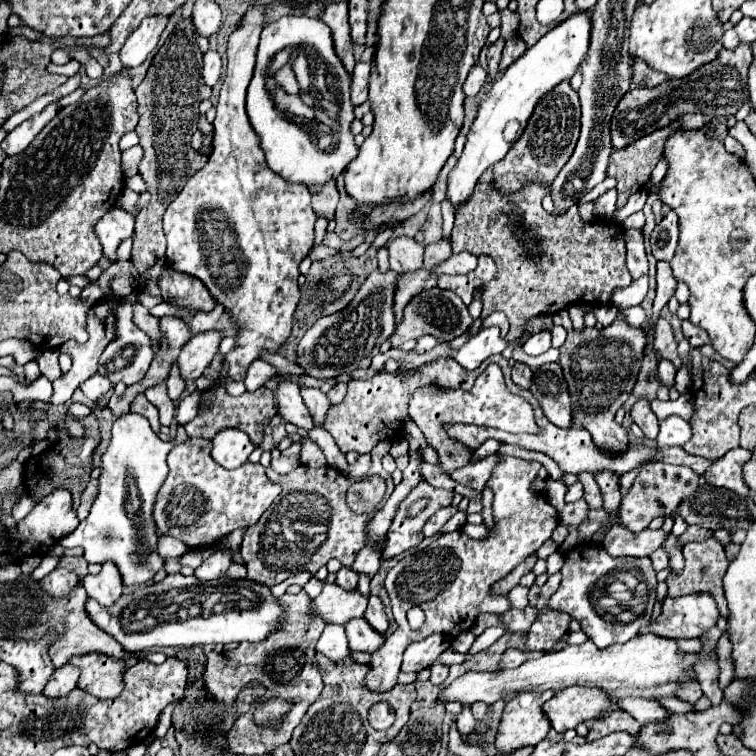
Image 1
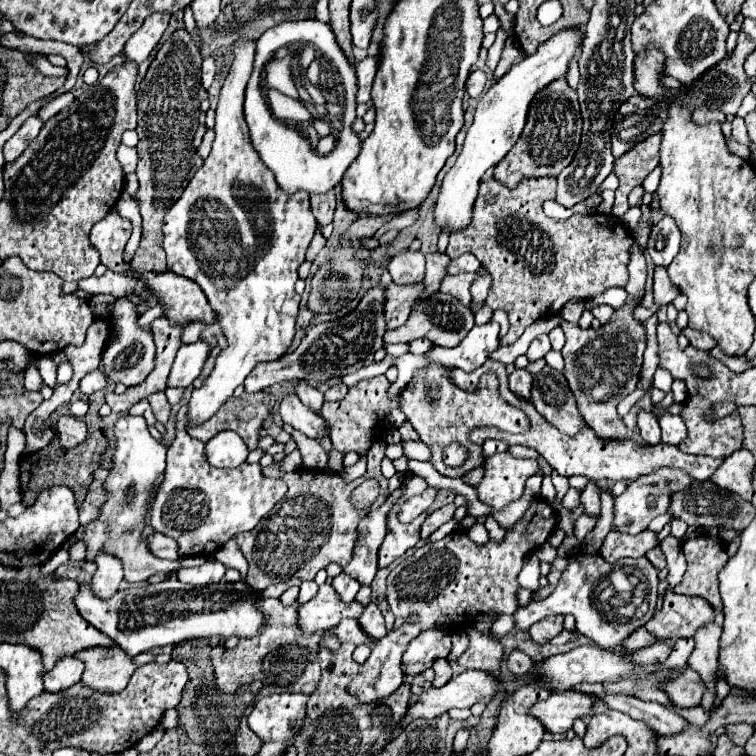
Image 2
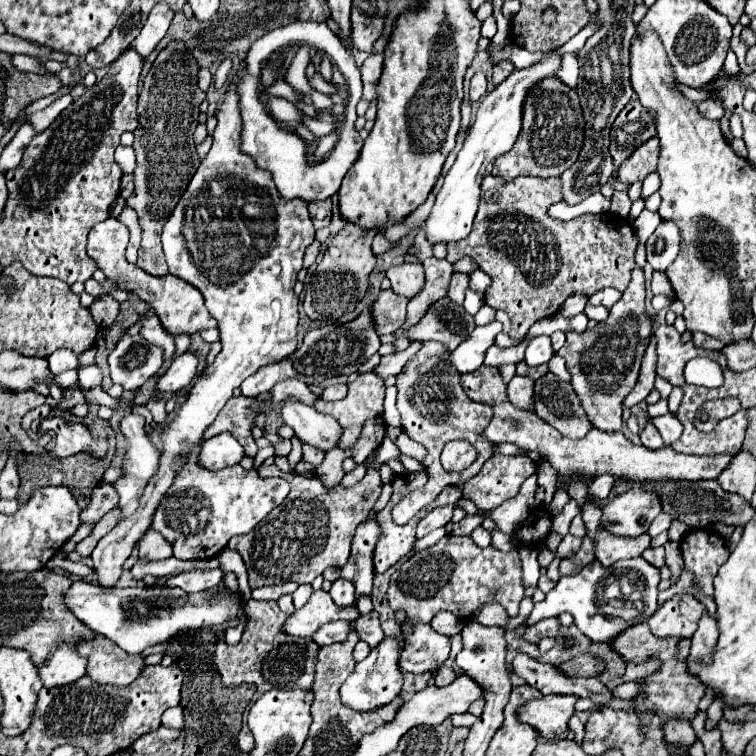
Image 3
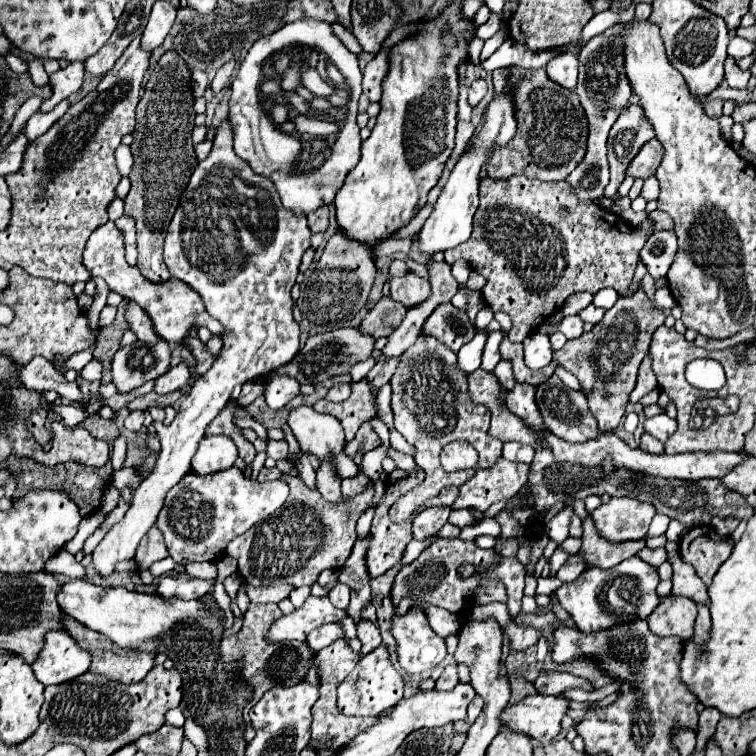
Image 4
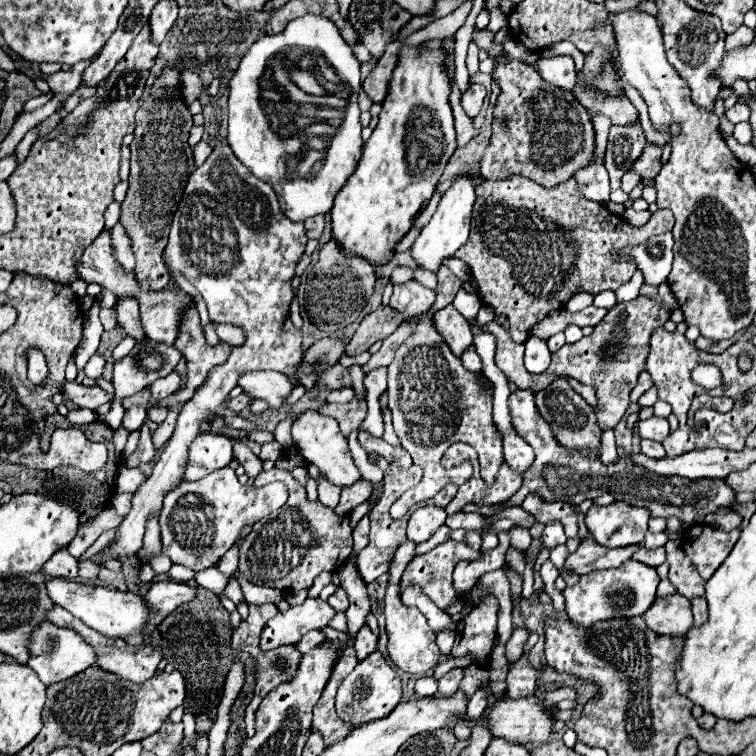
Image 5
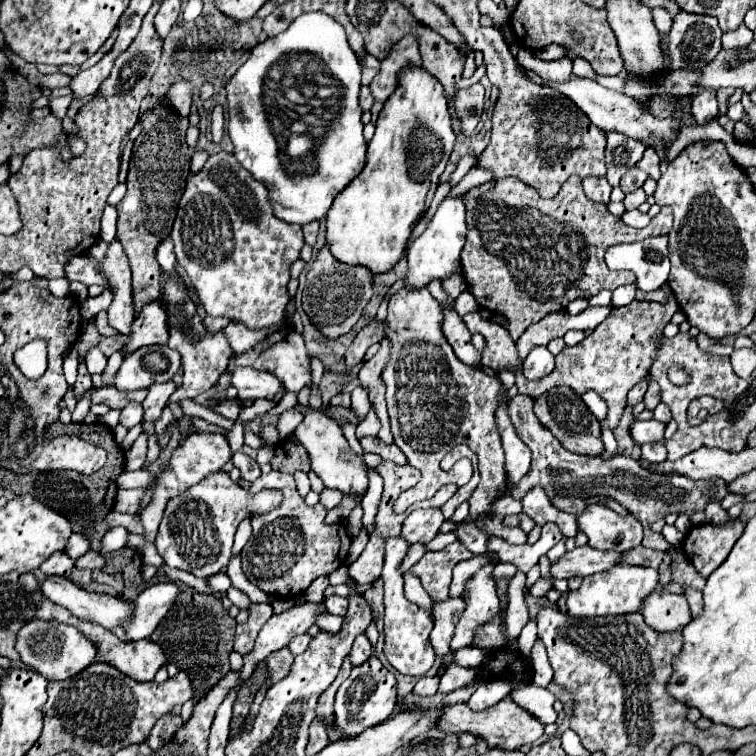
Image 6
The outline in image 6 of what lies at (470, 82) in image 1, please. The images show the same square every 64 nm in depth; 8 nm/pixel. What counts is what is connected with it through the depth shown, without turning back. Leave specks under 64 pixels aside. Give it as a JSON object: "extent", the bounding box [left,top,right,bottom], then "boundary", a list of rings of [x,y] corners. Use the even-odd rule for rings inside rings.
{"extent":[456,84,484,136],"boundary":[[[474,84],[466,90],[458,90],[456,112],[462,120],[462,130],[466,136],[474,134],[474,128],[482,114],[482,106],[484,106],[484,86],[482,84]]]}

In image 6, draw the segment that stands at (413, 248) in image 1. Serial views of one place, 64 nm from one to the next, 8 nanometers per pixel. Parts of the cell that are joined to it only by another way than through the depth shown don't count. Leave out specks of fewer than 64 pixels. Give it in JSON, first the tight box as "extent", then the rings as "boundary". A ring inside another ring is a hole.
{"extent":[382,288,506,518],"boundary":[[[402,288],[390,298],[386,336],[392,340],[392,352],[382,372],[388,414],[396,446],[406,454],[408,462],[422,472],[422,480],[394,502],[394,512],[402,514],[414,502],[432,498],[445,484],[460,487],[468,483],[473,466],[467,458],[458,460],[448,472],[440,468],[440,460],[448,450],[456,444],[466,444],[478,454],[480,484],[470,498],[470,518],[480,518],[490,512],[496,490],[506,478],[504,450],[494,422],[500,382],[490,378],[484,370],[466,366],[456,358],[440,330],[440,318],[442,308],[426,288],[416,288],[416,292]]]}

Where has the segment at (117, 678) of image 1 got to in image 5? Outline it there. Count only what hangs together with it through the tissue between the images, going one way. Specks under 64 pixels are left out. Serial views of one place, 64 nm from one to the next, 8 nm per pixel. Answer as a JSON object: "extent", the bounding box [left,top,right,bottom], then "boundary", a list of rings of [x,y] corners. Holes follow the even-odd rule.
{"extent":[48,606,162,684],"boundary":[[[56,606],[52,612],[48,612],[48,620],[50,620],[52,624],[56,624],[56,626],[72,628],[74,632],[78,632],[78,634],[86,640],[86,644],[90,644],[92,650],[96,652],[96,664],[94,664],[94,666],[104,668],[106,672],[112,672],[112,674],[116,674],[116,676],[120,676],[120,678],[124,678],[124,680],[130,680],[130,682],[136,682],[136,684],[148,680],[148,678],[156,672],[158,662],[162,660],[162,652],[160,652],[160,650],[156,650],[156,648],[152,648],[152,646],[140,646],[140,648],[136,648],[136,646],[126,644],[124,640],[112,640],[112,638],[108,638],[108,636],[104,636],[104,634],[100,634],[100,632],[88,628],[84,622],[76,620],[68,610],[64,610],[64,608],[60,608],[60,606]]]}

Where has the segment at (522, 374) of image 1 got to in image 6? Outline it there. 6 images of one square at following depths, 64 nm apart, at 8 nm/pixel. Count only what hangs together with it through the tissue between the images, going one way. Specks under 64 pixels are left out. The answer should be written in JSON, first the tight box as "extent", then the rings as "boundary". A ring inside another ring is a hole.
{"extent":[508,394,728,550],"boundary":[[[516,394],[508,402],[508,414],[516,428],[516,434],[528,444],[532,450],[532,466],[528,474],[514,486],[512,498],[522,500],[532,486],[542,486],[546,494],[564,496],[564,498],[594,498],[594,496],[612,496],[624,508],[628,508],[642,524],[644,524],[644,546],[652,550],[668,550],[670,544],[664,540],[662,534],[654,534],[650,524],[666,518],[666,514],[686,514],[692,516],[698,510],[704,510],[710,502],[722,502],[728,494],[728,486],[724,480],[690,480],[678,474],[654,474],[640,466],[638,460],[630,456],[616,454],[610,460],[602,460],[600,456],[580,456],[562,448],[562,444],[546,432],[546,428],[536,420],[532,412],[534,400],[526,394]]]}

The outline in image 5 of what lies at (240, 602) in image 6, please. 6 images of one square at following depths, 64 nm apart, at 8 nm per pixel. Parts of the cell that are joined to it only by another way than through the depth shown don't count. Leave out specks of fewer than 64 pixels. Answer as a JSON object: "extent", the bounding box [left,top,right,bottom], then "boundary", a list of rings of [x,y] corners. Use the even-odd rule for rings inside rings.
{"extent":[224,578,244,604],"boundary":[[[230,578],[230,582],[228,582],[226,588],[224,588],[224,594],[226,594],[226,598],[230,598],[234,604],[238,604],[238,602],[244,600],[242,590],[240,590],[240,584],[238,584],[236,578]]]}

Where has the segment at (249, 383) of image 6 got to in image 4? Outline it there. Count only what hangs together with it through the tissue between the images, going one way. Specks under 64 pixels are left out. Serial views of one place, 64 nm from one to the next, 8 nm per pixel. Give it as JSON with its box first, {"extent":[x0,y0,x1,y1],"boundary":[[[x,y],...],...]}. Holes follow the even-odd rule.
{"extent":[264,374,300,410],"boundary":[[[270,374],[264,396],[266,396],[266,404],[272,410],[278,410],[284,404],[288,404],[292,398],[300,396],[300,382],[290,376],[272,376]]]}

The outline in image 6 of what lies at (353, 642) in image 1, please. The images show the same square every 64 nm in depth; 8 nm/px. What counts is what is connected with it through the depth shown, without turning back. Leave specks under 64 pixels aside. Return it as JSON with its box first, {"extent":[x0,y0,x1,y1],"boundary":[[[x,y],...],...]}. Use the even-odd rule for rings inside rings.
{"extent":[288,634,312,654],"boundary":[[[302,634],[302,636],[296,636],[290,644],[288,644],[288,648],[292,650],[292,654],[302,654],[304,650],[306,650],[306,646],[310,644],[310,640],[312,640],[312,636],[310,634]]]}

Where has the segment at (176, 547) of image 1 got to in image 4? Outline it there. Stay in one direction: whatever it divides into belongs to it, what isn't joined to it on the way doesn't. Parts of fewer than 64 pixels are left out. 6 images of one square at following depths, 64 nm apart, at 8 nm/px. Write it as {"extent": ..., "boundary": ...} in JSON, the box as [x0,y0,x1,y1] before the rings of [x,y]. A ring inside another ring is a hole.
{"extent":[134,526,168,570],"boundary":[[[152,526],[148,530],[148,534],[140,540],[140,546],[136,550],[134,558],[138,562],[138,568],[146,570],[150,564],[154,564],[154,562],[158,562],[158,560],[162,560],[166,556],[168,556],[168,548],[164,544],[162,532],[156,526]]]}

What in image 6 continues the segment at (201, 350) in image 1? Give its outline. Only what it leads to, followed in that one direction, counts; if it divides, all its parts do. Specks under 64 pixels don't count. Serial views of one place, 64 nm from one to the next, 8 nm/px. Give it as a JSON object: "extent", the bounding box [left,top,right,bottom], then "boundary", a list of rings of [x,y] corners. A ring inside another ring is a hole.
{"extent":[142,380,176,434],"boundary":[[[168,380],[164,384],[152,384],[148,388],[148,396],[142,402],[144,406],[144,432],[154,434],[154,420],[162,414],[162,408],[166,406],[168,396],[176,390],[174,380]]]}

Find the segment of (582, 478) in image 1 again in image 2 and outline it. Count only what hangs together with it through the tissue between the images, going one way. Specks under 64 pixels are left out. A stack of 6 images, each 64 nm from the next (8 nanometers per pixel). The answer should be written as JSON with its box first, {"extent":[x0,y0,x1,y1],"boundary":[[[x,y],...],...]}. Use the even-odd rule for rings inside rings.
{"extent":[580,480,600,516],"boundary":[[[588,480],[586,487],[581,494],[580,501],[584,506],[585,514],[588,514],[590,516],[600,515],[600,494],[594,480]]]}

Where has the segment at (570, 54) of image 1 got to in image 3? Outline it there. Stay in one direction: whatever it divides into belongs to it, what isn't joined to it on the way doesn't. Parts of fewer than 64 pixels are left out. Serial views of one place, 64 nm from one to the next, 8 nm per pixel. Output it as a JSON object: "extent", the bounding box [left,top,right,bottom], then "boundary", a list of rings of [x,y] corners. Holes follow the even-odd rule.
{"extent":[426,50,562,244],"boundary":[[[550,50],[546,58],[542,58],[538,64],[532,64],[528,68],[522,70],[514,70],[502,84],[498,84],[492,92],[488,92],[482,102],[480,108],[476,112],[476,122],[470,126],[468,136],[464,140],[462,150],[458,152],[458,158],[454,162],[454,166],[450,168],[450,172],[444,176],[444,184],[436,196],[434,208],[426,220],[426,236],[432,244],[436,242],[454,242],[454,240],[462,240],[470,234],[472,230],[472,220],[476,216],[478,210],[478,200],[480,200],[480,182],[484,178],[486,166],[492,164],[498,156],[502,156],[504,152],[508,152],[522,128],[522,112],[524,112],[524,100],[528,96],[528,90],[532,90],[540,80],[548,78],[548,76],[556,76],[556,72],[560,70],[560,60],[562,54],[558,54],[556,50]]]}

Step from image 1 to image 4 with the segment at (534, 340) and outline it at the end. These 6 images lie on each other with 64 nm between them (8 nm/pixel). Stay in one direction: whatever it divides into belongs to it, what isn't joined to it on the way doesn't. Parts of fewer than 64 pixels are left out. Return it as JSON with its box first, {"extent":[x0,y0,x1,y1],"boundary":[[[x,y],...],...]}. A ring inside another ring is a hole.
{"extent":[522,332,552,370],"boundary":[[[534,332],[522,344],[524,344],[524,360],[530,370],[540,370],[552,362],[550,338],[546,334]]]}

